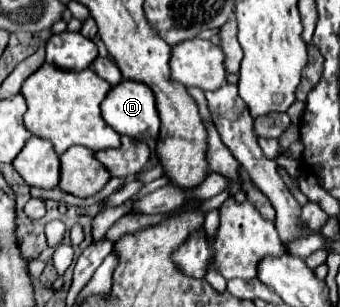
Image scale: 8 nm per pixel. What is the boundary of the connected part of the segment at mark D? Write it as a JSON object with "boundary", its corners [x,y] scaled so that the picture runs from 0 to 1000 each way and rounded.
{"boundary":[[[365,257],[353,277],[329,283],[318,316],[306,322],[300,381],[341,433],[376,440],[376,446],[394,446],[394,453],[435,466],[435,479],[447,485],[447,511],[453,511],[453,472],[459,472],[459,453],[465,453],[465,427],[471,427],[471,381],[465,381],[459,322],[453,322],[441,283],[429,283],[406,264],[371,264]]]}

